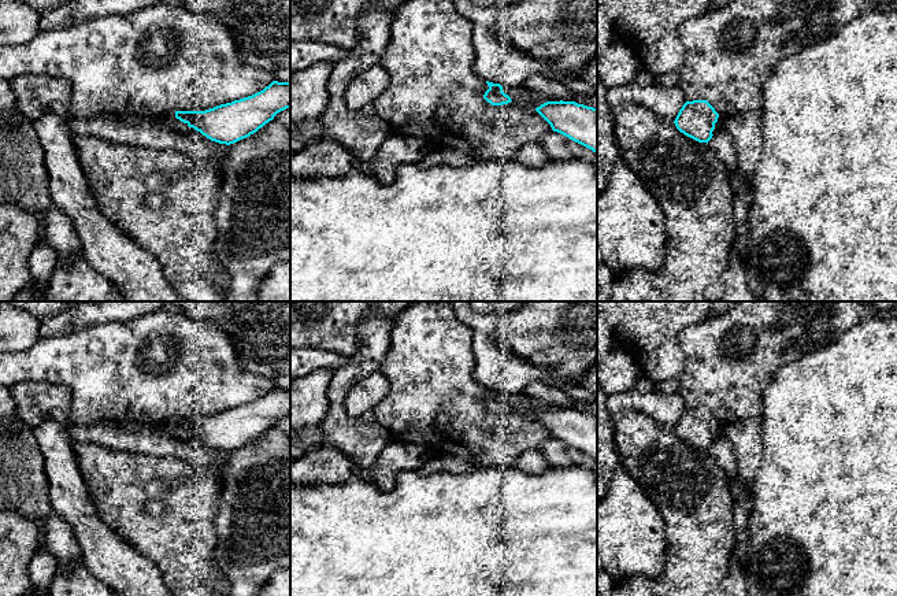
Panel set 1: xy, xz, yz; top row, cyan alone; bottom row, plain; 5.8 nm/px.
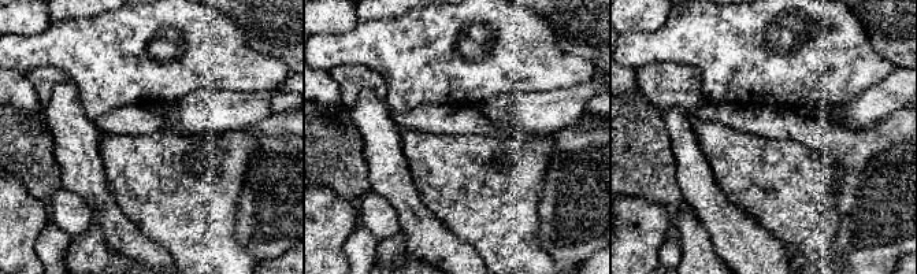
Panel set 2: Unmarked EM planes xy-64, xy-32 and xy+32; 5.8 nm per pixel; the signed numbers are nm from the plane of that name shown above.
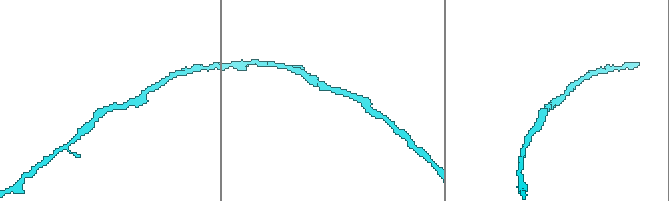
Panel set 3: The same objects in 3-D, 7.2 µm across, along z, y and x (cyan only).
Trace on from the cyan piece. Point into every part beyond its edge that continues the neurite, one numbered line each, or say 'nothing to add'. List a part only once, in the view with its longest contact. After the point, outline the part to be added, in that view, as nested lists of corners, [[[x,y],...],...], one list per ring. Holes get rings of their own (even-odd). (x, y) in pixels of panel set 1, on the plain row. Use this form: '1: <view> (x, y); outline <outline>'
1: xy (170, 425); outline [[[175,418],[167,421],[163,423],[163,426],[174,436],[179,437],[182,440],[189,440],[193,437],[193,434],[189,434],[188,430],[181,429],[179,426],[175,425]]]

